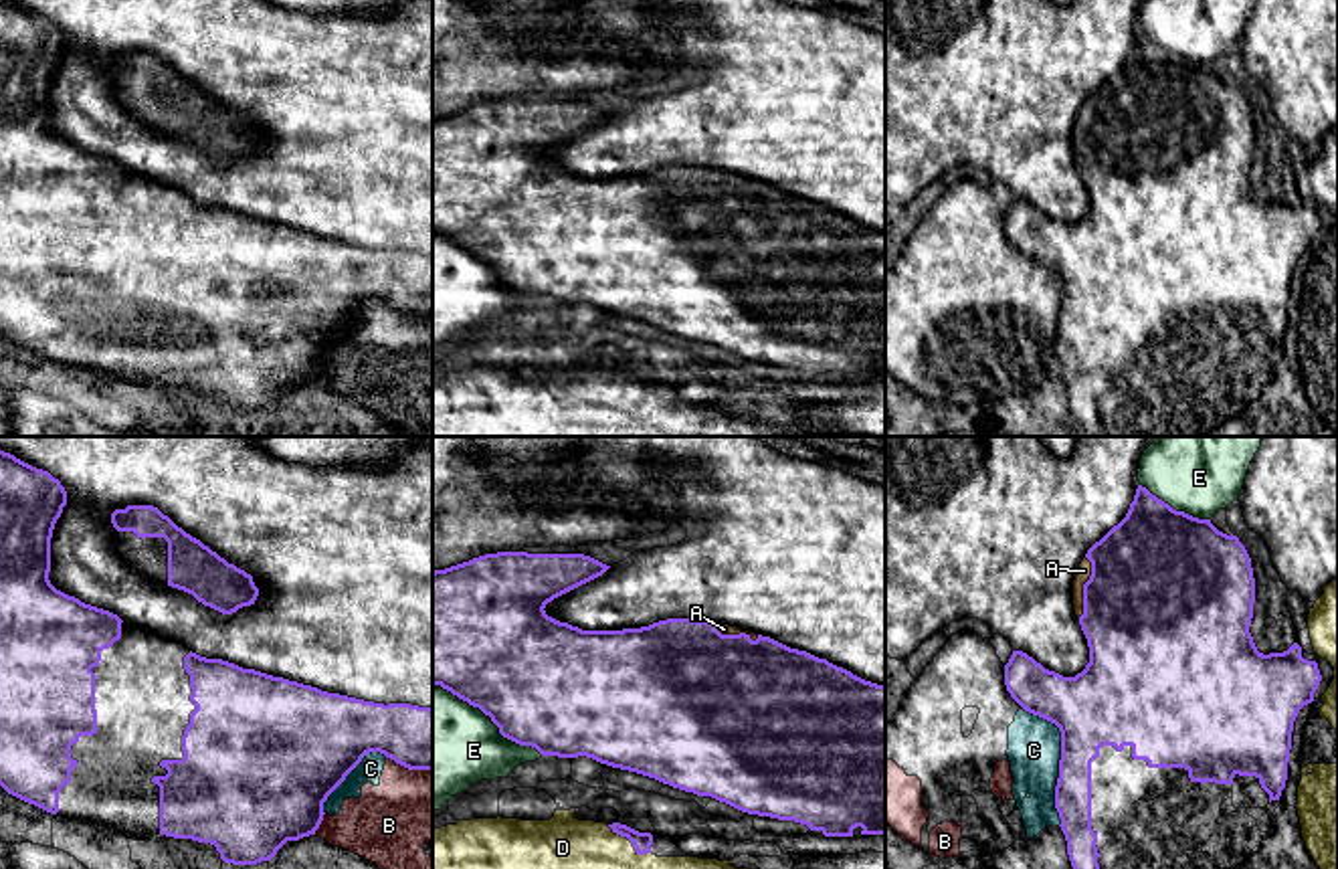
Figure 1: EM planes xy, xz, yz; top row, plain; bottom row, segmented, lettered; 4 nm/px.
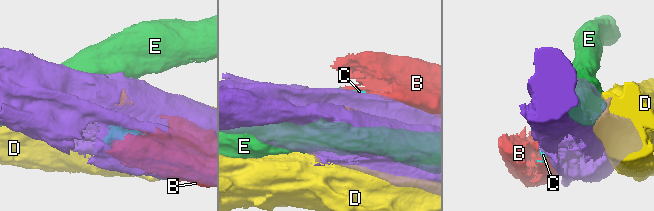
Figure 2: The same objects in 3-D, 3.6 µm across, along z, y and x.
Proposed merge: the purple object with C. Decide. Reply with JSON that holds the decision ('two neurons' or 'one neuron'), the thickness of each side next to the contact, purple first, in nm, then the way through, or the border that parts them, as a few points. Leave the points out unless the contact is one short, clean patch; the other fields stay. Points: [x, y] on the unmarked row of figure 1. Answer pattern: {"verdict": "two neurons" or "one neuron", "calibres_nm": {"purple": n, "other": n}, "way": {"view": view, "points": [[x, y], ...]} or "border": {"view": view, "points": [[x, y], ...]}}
{"verdict": "two neurons", "calibres_nm": {"purple": 300, "other": 200}}

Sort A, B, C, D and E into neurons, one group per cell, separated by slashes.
A / B C / D / E

